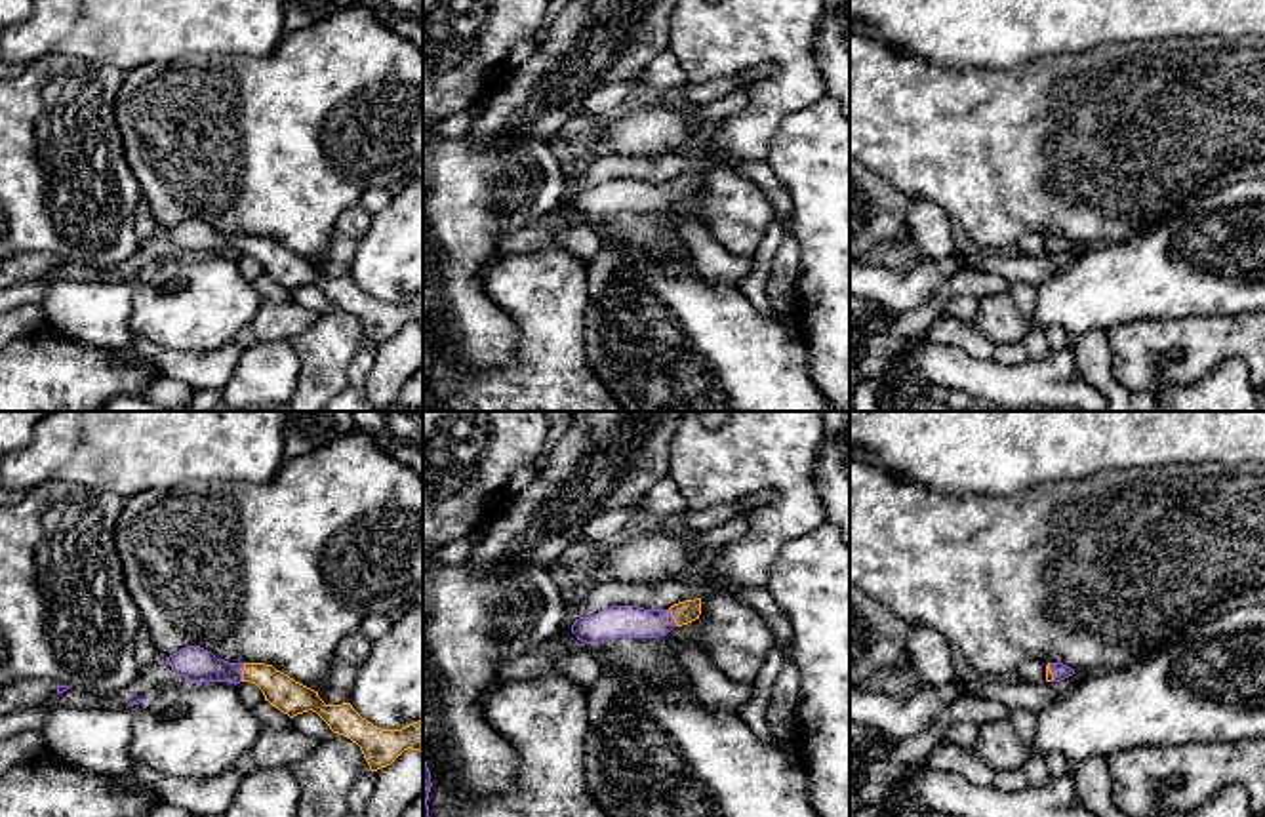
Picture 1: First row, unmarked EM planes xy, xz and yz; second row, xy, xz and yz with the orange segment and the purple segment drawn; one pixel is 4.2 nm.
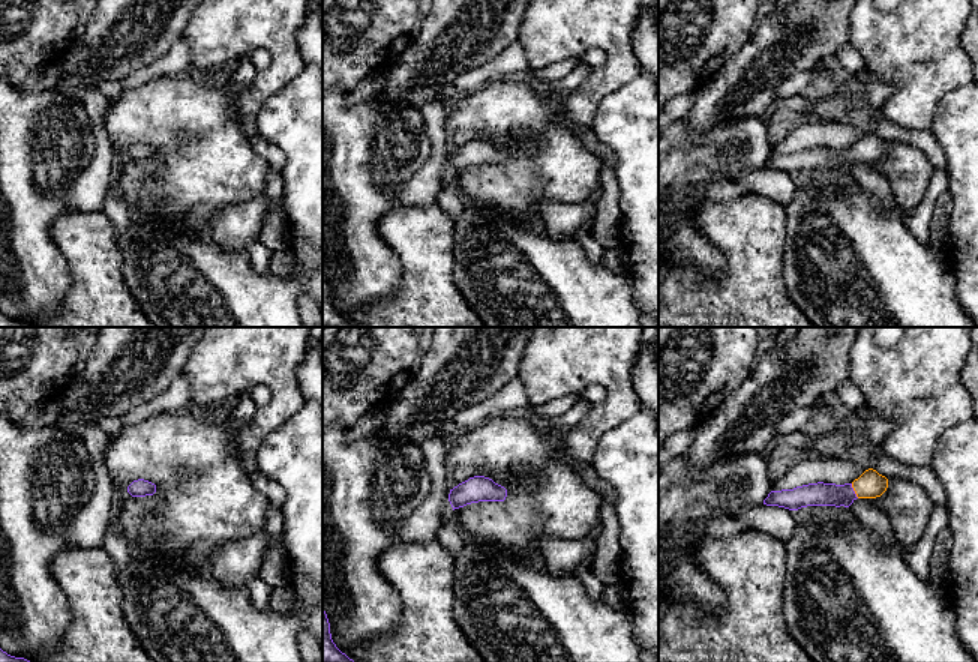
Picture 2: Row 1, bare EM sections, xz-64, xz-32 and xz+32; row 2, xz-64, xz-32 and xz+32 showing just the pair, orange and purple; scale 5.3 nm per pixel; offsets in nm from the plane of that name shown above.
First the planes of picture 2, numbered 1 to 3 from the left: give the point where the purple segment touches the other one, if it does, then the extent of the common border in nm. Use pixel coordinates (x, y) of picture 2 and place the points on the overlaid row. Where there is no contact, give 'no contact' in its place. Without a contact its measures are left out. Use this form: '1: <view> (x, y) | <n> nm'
1: no contact
2: no contact
3: xz+32 (854, 490) | 90 nm

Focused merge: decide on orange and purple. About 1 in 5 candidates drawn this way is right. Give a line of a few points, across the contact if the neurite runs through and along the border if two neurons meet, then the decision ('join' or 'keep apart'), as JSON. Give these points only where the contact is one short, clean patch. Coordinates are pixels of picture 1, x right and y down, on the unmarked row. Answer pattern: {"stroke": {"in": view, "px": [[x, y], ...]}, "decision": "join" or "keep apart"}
{"stroke": {"in": "xy", "px": [[282, 265], [258, 246], [242, 246], [216, 244], [195, 237]]}, "decision": "join"}

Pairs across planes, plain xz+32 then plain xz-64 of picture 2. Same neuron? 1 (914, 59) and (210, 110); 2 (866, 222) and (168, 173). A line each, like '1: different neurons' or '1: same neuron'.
1: different neurons
2: different neurons

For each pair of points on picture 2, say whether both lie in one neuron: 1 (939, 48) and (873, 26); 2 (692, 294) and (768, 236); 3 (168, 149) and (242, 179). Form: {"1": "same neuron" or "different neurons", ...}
{"1": "same neuron", "2": "same neuron", "3": "same neuron"}

